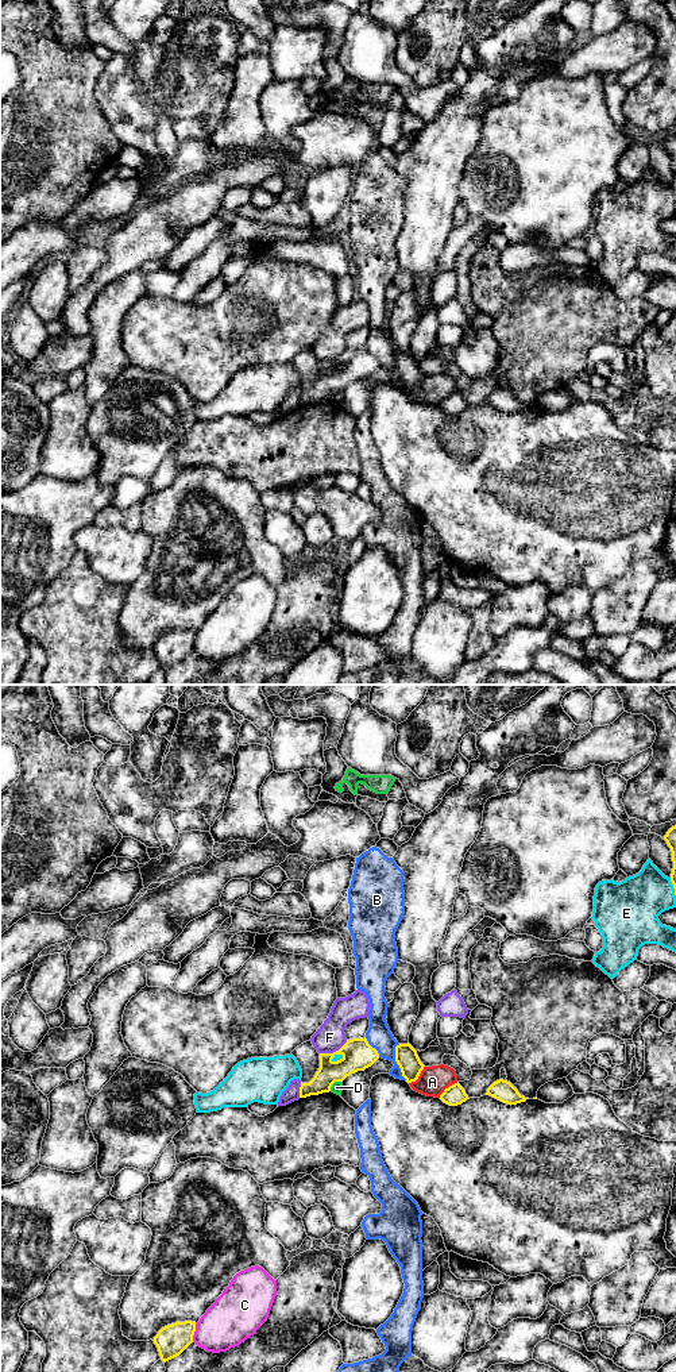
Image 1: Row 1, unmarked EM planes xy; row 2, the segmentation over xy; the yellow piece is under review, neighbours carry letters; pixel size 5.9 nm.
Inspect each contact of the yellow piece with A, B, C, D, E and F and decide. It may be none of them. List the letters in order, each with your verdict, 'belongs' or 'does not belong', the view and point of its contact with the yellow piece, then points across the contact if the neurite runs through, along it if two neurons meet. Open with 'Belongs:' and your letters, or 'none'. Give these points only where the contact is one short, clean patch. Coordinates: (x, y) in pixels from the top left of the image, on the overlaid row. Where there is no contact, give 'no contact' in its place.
Belongs: none
A: does not belong; contact xy (418, 1075)
B: does not belong; contact xy (396, 1060); border xy (397, 1044), (396, 1063), (406, 1079)
C: does not belong; contact xy (194, 1330)
D: does not belong; contact xy (333, 1082); border xy (342, 1080), (336, 1080), (329, 1090)
E: does not belong; contact xy (338, 1060)
F: does not belong; contact xy (333, 1052)

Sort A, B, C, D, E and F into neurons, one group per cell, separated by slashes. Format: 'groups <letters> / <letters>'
groups A / B / C / D / E / F

